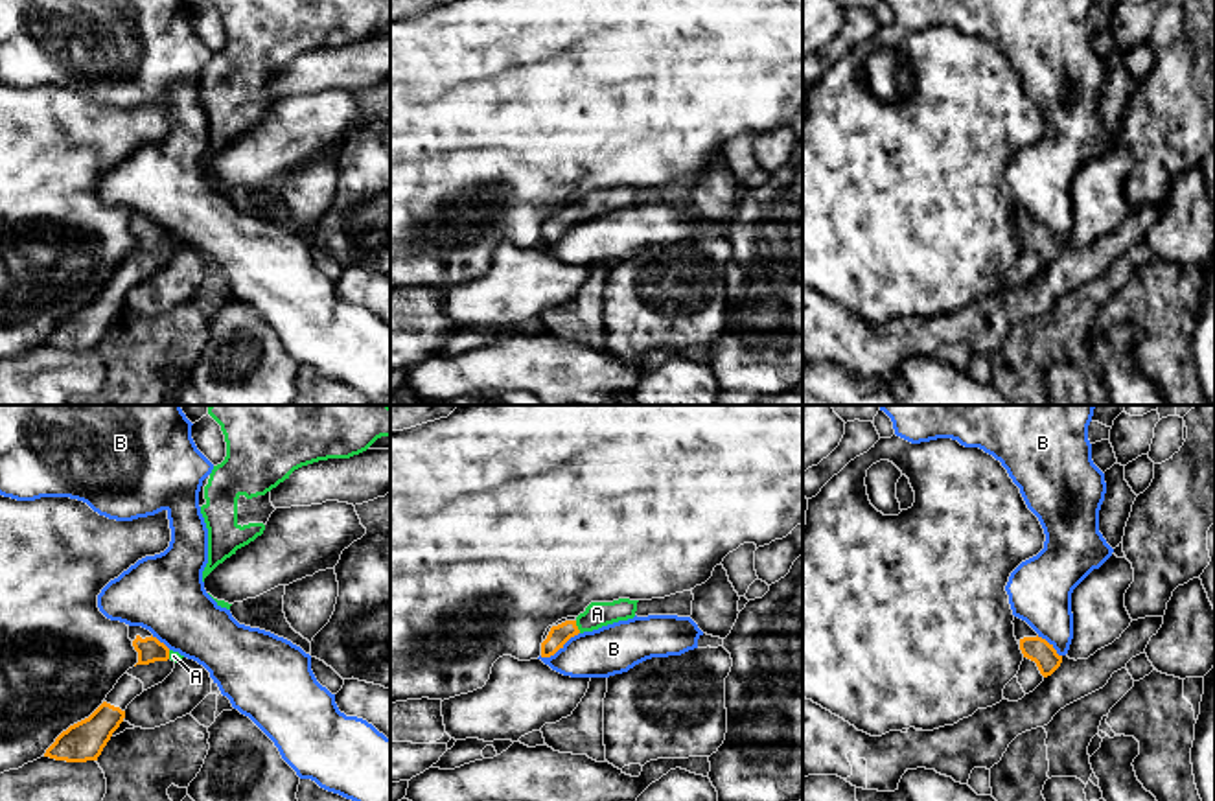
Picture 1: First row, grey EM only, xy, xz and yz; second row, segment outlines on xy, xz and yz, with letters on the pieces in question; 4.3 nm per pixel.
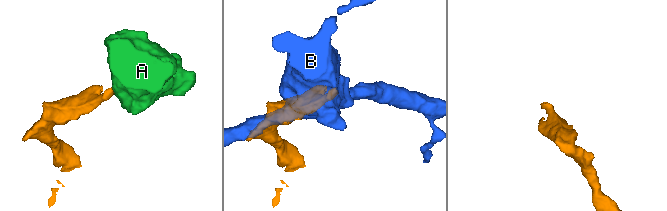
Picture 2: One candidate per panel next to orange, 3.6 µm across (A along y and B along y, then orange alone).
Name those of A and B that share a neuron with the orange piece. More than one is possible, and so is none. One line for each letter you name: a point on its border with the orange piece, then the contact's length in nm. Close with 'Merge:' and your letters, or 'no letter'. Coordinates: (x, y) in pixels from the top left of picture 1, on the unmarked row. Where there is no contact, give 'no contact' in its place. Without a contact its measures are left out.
A: contact xz (577, 214); length 60 nm
Merge: A

